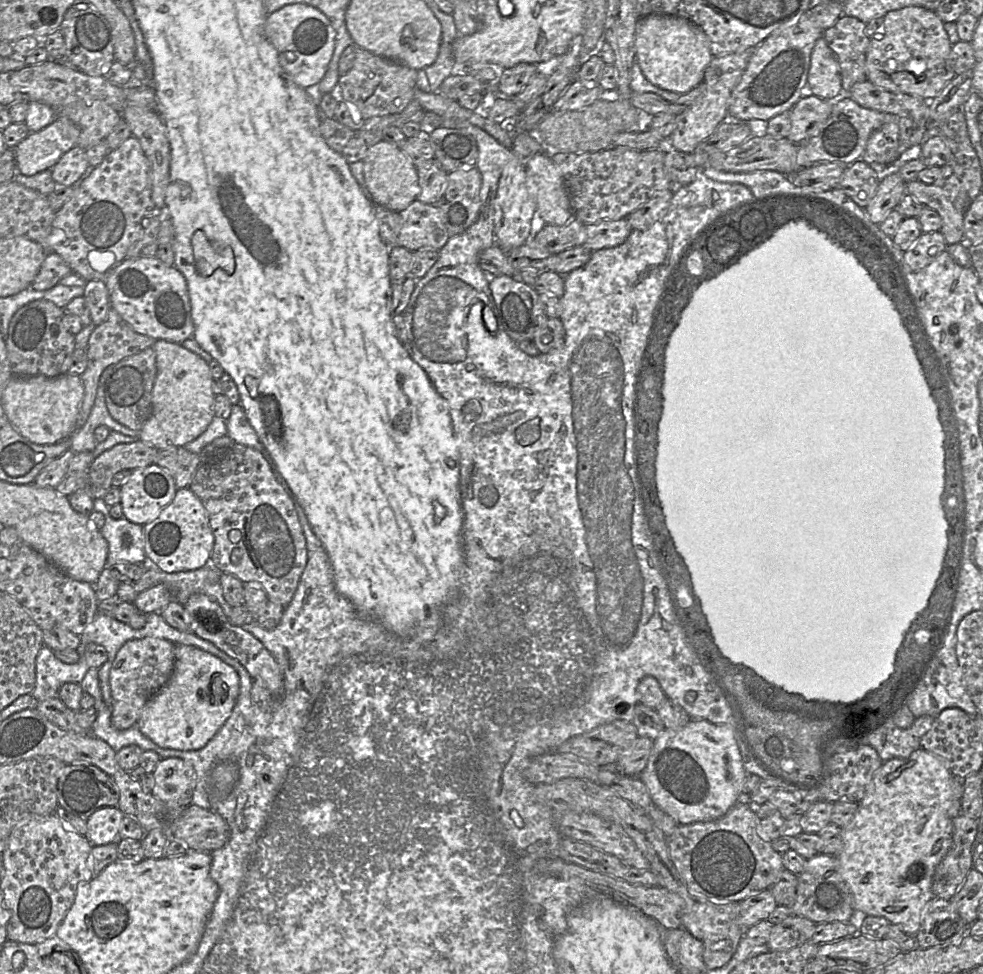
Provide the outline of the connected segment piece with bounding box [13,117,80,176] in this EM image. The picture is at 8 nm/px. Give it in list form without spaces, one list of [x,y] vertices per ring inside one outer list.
[[[57,117],[40,131],[30,132],[13,148],[18,171],[25,176],[52,169],[63,154],[77,146],[79,128],[66,117]]]

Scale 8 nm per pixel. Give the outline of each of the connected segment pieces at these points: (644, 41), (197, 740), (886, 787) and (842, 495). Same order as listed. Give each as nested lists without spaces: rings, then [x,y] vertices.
[[[650,14],[638,19],[635,29],[635,61],[639,63],[643,75],[655,86],[680,94],[688,93],[703,82],[705,70],[712,58],[707,35],[690,20],[666,14]]]
[[[175,644],[174,655],[171,677],[147,702],[136,725],[161,748],[199,750],[230,717],[239,695],[239,675],[233,667],[196,646]]]
[[[920,748],[908,758],[883,762],[875,773],[851,821],[842,828],[843,846],[838,854],[840,873],[853,895],[859,916],[881,916],[916,936],[923,911],[934,896],[932,878],[952,844],[953,821],[961,814],[961,800],[954,795],[954,779],[943,759]]]
[[[804,221],[789,222],[778,229],[768,241],[747,253],[737,264],[723,271],[716,278],[702,284],[694,293],[667,346],[663,395],[664,407],[658,429],[659,445],[656,462],[658,495],[666,517],[667,528],[676,548],[690,569],[694,589],[701,599],[716,644],[732,661],[748,665],[770,682],[787,691],[800,693],[808,699],[853,702],[862,698],[892,673],[896,650],[912,620],[925,607],[939,576],[947,548],[948,524],[940,504],[940,496],[944,488],[944,433],[938,422],[936,404],[930,396],[910,337],[903,328],[891,301],[878,289],[869,273],[852,253],[838,247],[828,239],[826,234],[810,227]]]

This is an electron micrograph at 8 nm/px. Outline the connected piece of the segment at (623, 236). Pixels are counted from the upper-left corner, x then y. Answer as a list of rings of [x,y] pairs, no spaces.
[[[626,219],[603,220],[586,224],[586,241],[583,246],[590,251],[611,248],[622,244],[632,232]]]

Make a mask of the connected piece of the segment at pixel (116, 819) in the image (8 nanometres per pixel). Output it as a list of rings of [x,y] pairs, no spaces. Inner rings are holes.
[[[105,806],[86,819],[86,838],[92,846],[106,845],[118,839],[124,814],[118,807]]]

